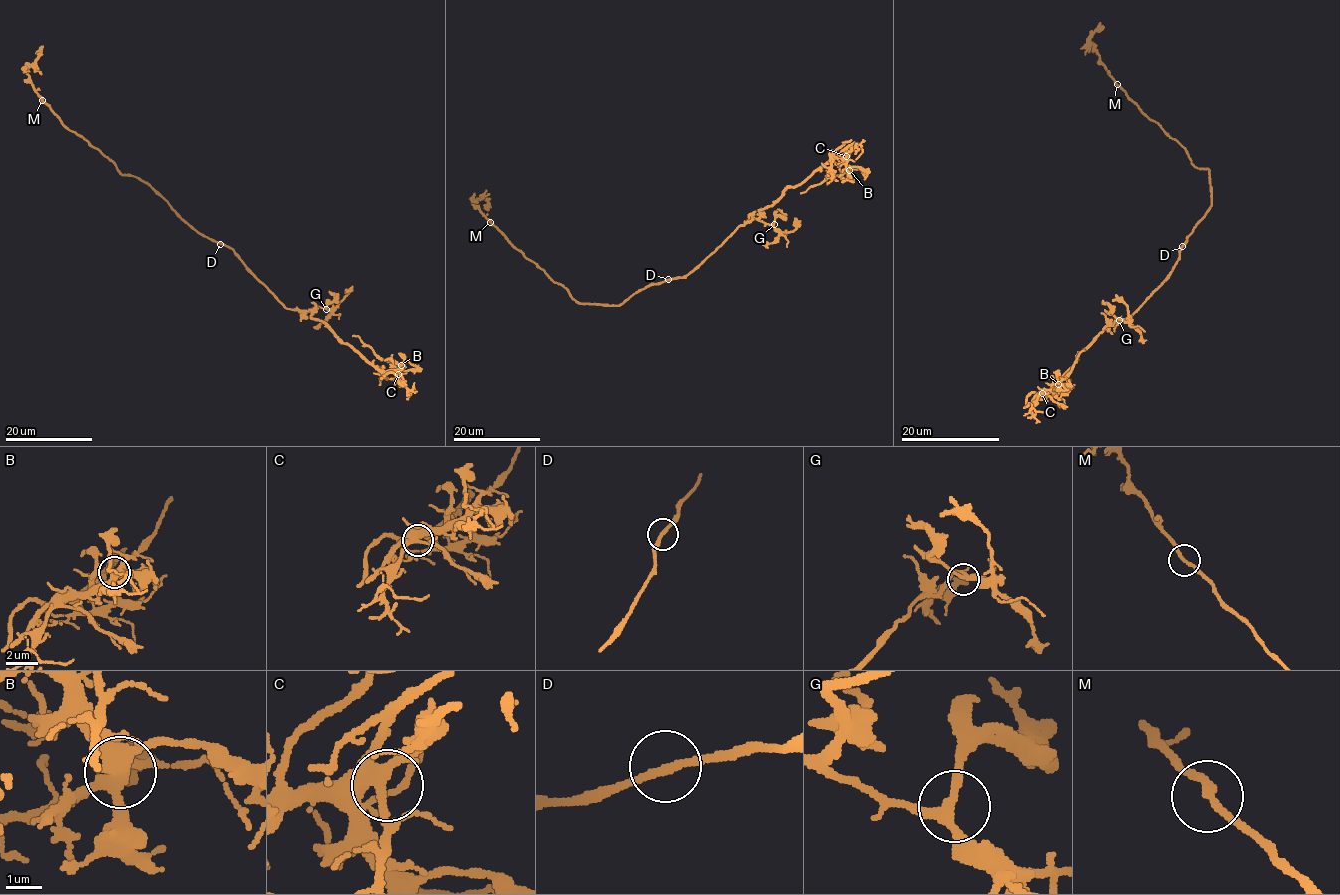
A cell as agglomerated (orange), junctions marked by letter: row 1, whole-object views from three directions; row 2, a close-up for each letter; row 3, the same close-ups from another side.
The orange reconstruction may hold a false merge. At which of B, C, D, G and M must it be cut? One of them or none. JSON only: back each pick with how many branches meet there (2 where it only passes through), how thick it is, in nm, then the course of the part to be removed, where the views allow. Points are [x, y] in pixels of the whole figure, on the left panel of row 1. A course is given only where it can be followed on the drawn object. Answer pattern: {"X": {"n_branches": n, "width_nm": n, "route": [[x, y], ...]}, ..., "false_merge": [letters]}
{"false_merge": []}

